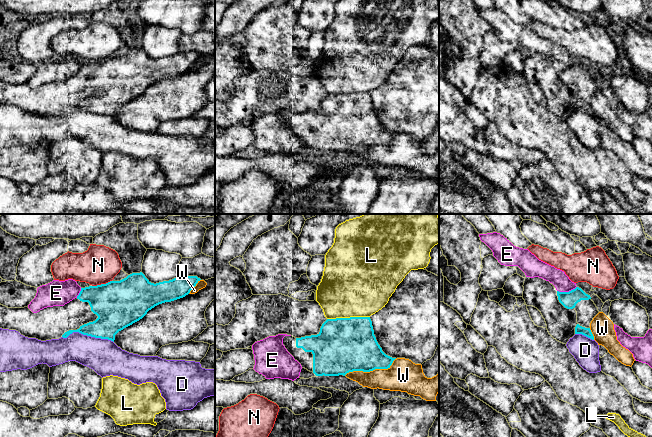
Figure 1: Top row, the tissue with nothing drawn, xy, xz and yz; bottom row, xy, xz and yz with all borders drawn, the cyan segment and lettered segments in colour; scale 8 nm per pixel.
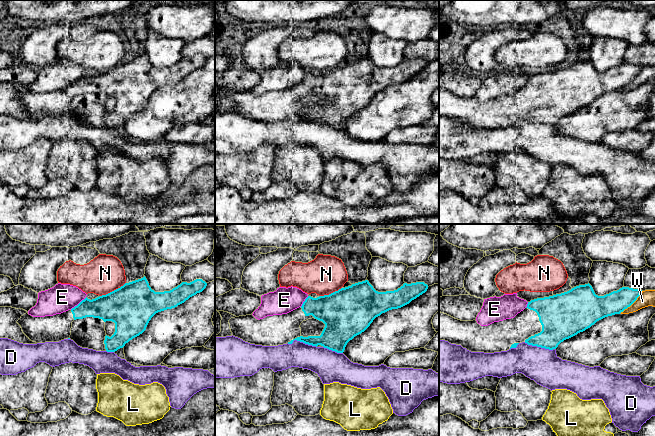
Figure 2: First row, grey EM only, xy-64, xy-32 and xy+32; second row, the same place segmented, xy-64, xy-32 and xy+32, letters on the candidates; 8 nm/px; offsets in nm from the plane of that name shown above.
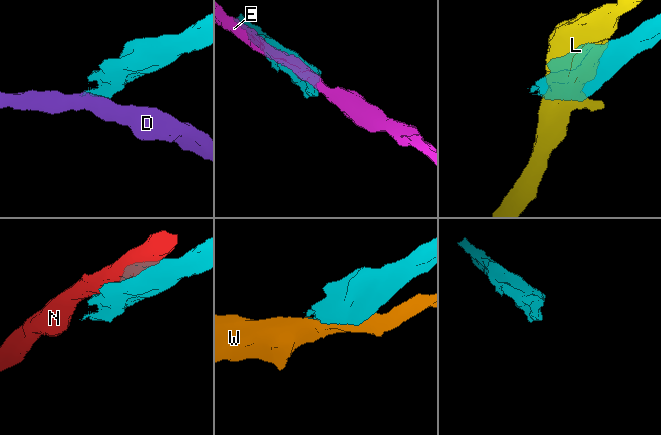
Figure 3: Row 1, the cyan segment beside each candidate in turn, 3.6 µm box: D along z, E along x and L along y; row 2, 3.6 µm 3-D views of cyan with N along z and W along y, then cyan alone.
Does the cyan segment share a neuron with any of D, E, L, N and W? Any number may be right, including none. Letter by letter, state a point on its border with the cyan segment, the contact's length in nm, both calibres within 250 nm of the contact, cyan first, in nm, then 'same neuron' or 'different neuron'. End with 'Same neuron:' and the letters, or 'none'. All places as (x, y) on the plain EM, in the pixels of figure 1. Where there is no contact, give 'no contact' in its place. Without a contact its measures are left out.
D: contact xy (88, 111); length 420 nm; calibres 240 and 280 nm; different neuron
E: contact yz (566, 68); length 170 nm; calibres 130 and 140 nm; different neuron
L: contact xz (348, 94); length 340 nm; calibres 440 and 480 nm; different neuron
N: contact xy (101, 60); length 170 nm; calibres 380 and 300 nm; different neuron
W: contact xz (370, 146); length 440 nm; calibres 400 and 220 nm; different neuron
Same neuron: none

